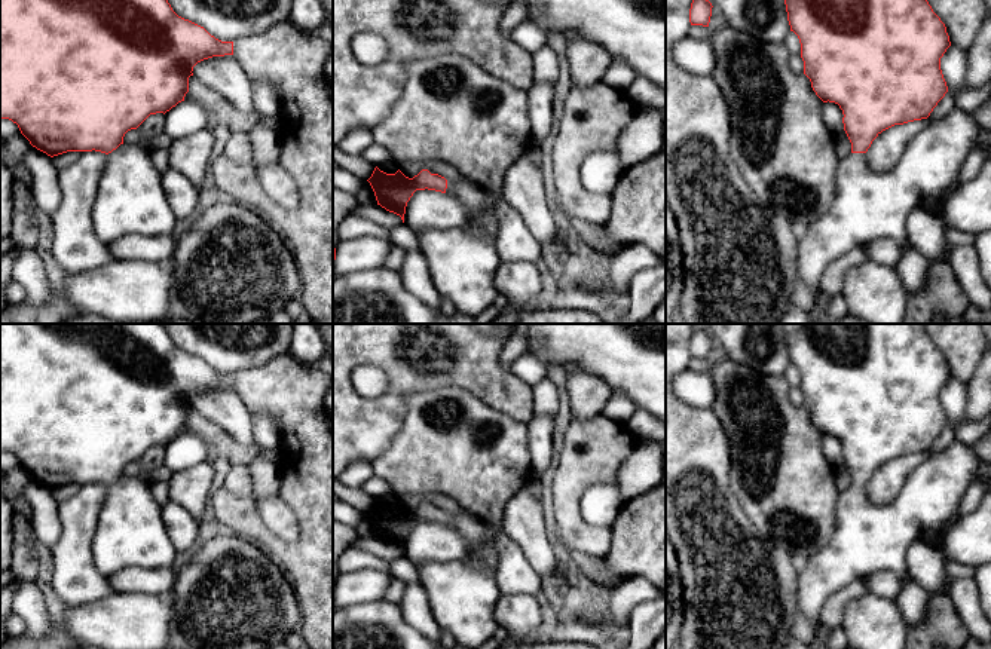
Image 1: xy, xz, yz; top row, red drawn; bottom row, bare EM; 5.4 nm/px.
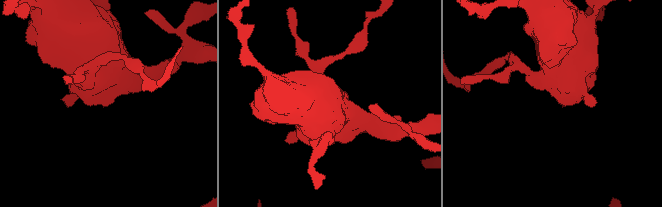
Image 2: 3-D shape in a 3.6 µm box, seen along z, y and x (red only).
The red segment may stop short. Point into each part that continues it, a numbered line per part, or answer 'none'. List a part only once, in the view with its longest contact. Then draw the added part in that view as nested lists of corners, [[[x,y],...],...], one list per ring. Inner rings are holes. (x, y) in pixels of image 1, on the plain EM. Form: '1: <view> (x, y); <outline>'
1: xy (130, 532); [[[120,477],[107,487],[91,548],[95,569],[105,578],[126,567],[172,566],[177,551],[149,480]]]

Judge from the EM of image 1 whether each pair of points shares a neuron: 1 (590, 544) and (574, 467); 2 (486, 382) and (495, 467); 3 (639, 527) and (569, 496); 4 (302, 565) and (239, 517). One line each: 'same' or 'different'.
1: same
2: different
3: different
4: same

